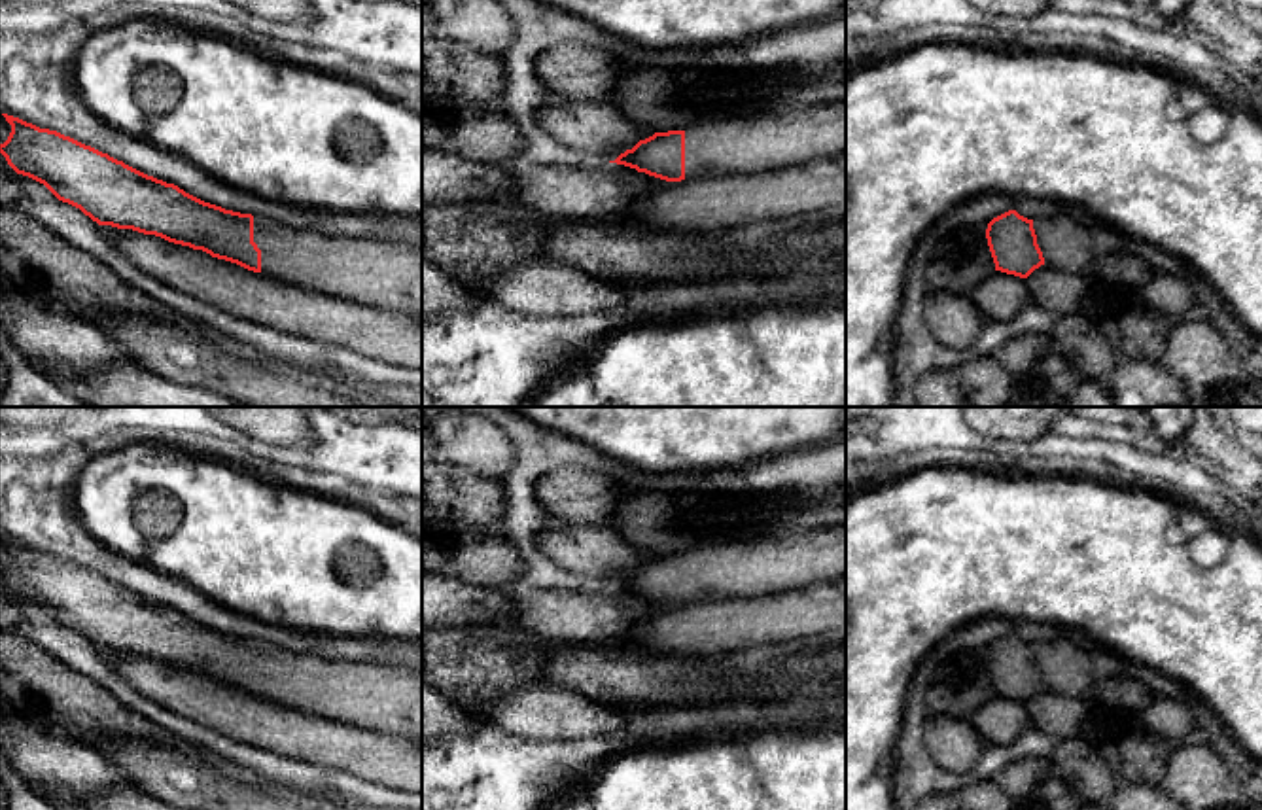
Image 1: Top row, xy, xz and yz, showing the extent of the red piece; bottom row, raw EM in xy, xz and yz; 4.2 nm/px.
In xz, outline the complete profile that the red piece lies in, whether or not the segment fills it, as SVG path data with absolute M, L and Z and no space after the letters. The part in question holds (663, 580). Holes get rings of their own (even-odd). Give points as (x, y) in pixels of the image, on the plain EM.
M800 526L776 537L727 543L723 547L655 556L615 585L649 600L681 606L734 598L772 596L846 577L846 526Z

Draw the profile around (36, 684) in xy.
M0 630L0 696L23 717L40 719L44 715L45 721L61 725L85 740L157 742L185 749L252 787L271 795L278 793L278 784L257 778L174 738L21 632Z

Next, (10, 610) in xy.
M0 577L0 630L19 632L23 623L23 609L19 598L8 589L6 581Z

